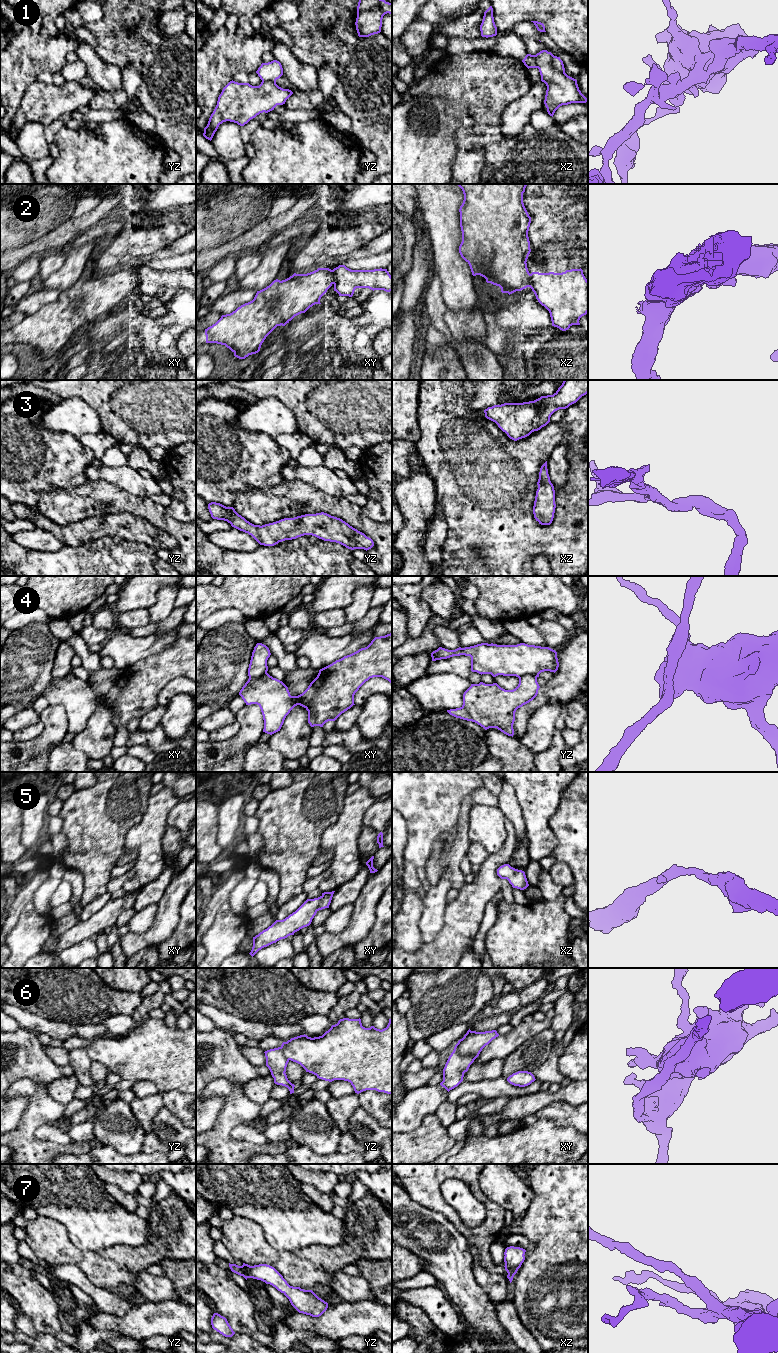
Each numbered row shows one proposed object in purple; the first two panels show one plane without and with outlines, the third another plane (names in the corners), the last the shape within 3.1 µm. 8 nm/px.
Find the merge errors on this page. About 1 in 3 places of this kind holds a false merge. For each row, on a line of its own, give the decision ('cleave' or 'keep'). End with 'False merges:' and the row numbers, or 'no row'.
1: cleave
2: cleave
3: keep
4: cleave
5: keep
6: keep
7: keep
False merges: 1, 2, 4

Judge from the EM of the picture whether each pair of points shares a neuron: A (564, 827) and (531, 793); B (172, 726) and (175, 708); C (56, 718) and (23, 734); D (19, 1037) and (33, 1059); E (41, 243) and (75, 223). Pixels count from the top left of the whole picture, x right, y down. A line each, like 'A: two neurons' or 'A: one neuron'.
A: two neurons
B: one neuron
C: two neurons
D: one neuron
E: one neuron

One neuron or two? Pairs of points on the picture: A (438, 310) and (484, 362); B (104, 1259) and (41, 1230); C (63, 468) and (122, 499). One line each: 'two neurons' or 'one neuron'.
A: one neuron
B: one neuron
C: two neurons

